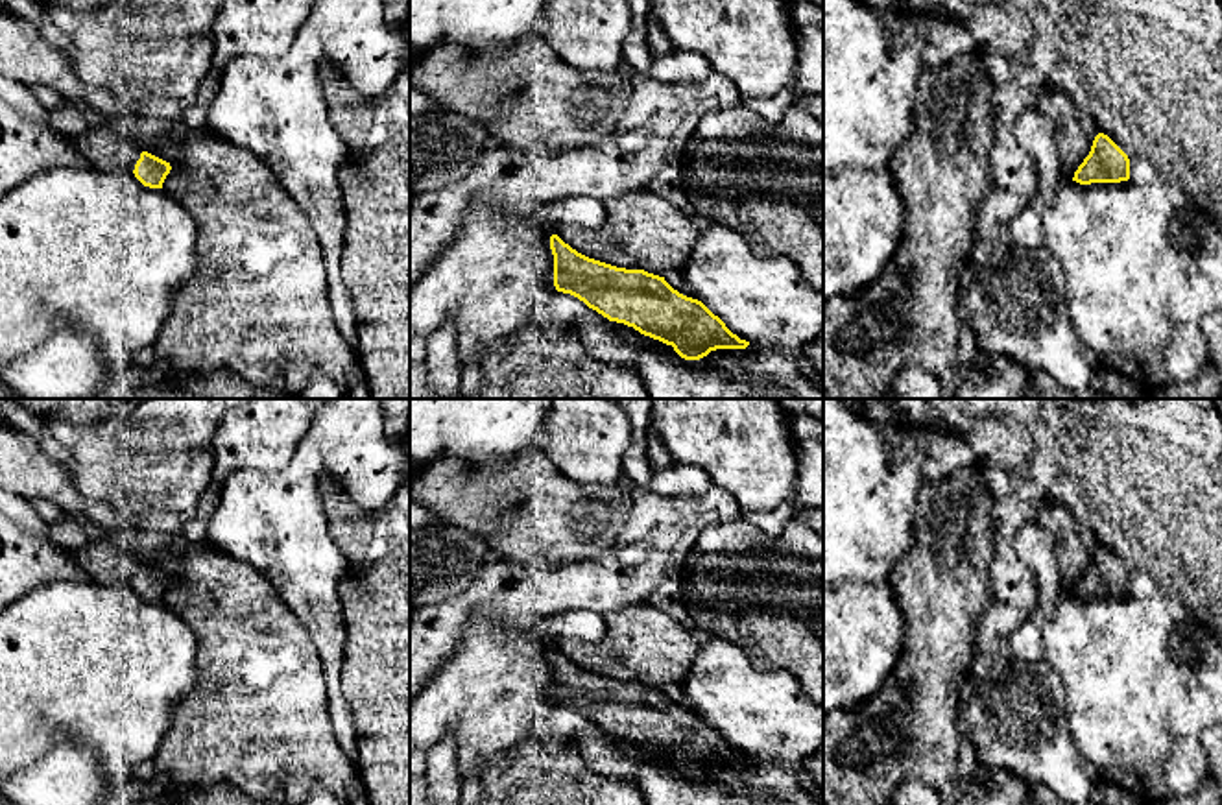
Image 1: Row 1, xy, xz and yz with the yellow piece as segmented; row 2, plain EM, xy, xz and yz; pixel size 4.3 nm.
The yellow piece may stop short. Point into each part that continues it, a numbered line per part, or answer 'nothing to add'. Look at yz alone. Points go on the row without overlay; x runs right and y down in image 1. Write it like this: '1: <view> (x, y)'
nothing to add

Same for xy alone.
1: xy (104, 562)

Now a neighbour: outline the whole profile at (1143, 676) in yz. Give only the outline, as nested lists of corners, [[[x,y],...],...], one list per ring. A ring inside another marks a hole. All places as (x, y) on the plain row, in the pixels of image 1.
[[[1061,593],[1041,628],[1045,661],[1060,676],[1069,729],[1096,783],[1113,783],[1148,805],[1194,792],[1209,777],[1204,735],[1222,727],[1222,637],[1165,593],[1152,596],[1091,596]]]

